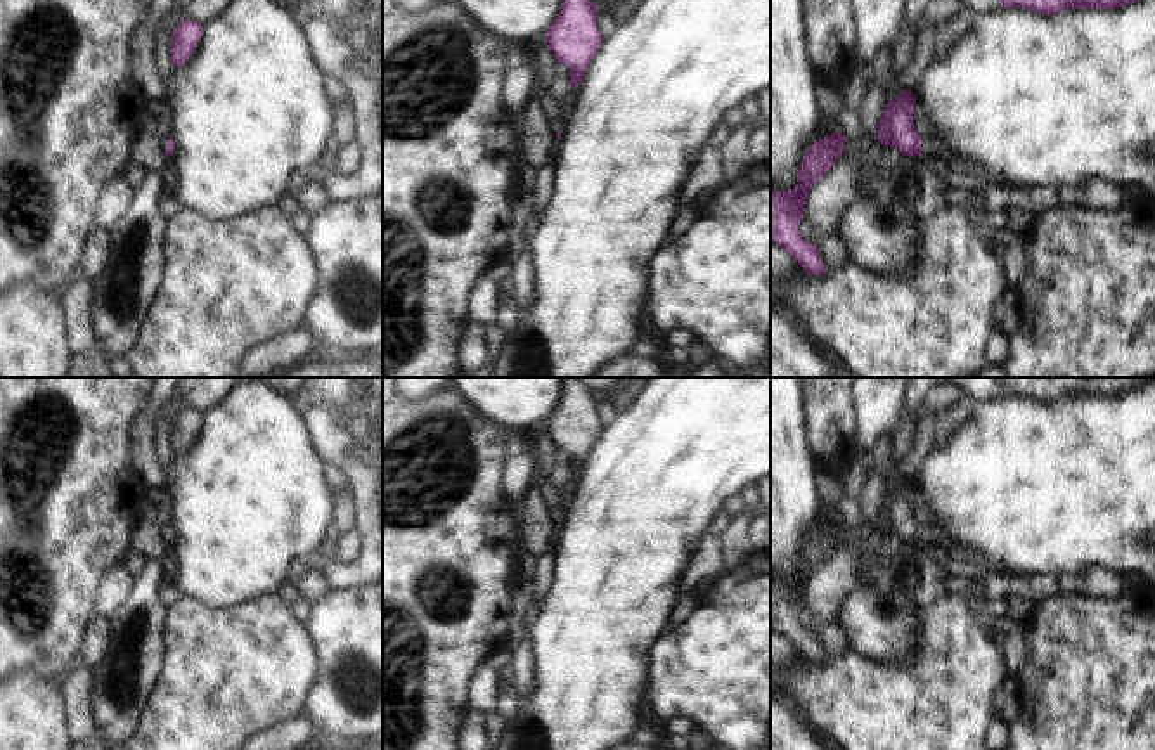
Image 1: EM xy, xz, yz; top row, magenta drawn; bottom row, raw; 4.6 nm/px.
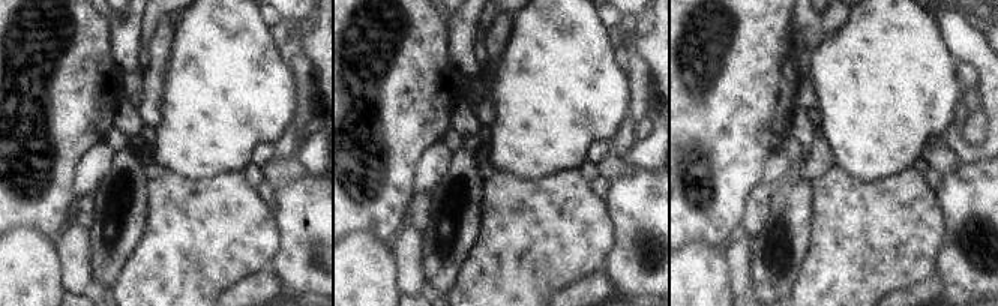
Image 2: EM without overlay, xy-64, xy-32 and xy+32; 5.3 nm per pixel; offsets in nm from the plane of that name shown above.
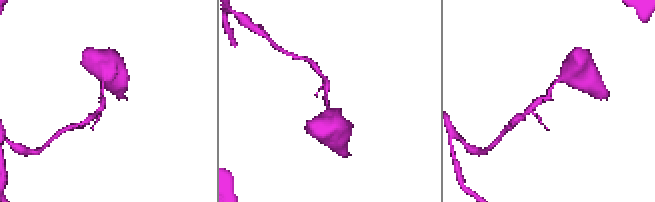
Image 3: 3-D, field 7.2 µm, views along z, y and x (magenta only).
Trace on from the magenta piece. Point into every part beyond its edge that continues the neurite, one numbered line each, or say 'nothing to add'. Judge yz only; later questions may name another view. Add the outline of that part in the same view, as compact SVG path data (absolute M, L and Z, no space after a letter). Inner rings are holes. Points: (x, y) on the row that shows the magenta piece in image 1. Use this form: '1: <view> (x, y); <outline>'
1: yz (932, 148); M919 135L919 139L921 139L923 156L942 161L954 175L965 175L968 180L985 178L985 175L975 165L971 163L965 165L958 161L944 140L923 135Z

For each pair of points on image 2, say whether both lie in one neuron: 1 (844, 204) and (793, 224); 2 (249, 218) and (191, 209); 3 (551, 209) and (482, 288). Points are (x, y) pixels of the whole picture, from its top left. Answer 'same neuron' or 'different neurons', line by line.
1: different neurons
2: same neuron
3: same neuron

